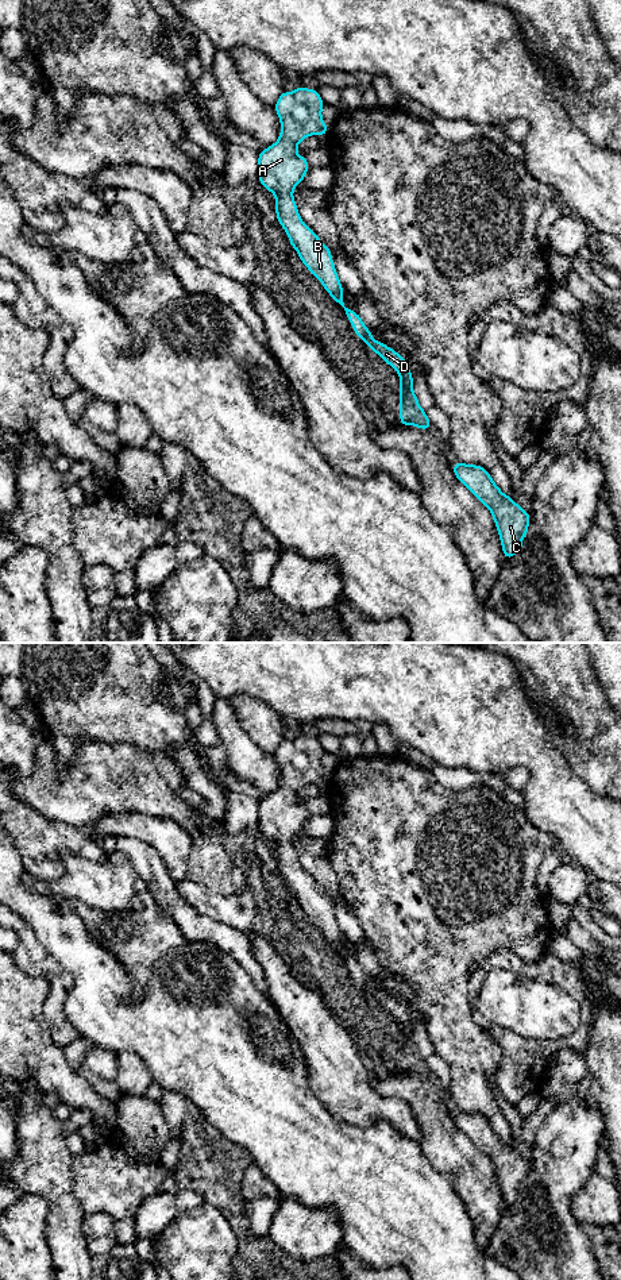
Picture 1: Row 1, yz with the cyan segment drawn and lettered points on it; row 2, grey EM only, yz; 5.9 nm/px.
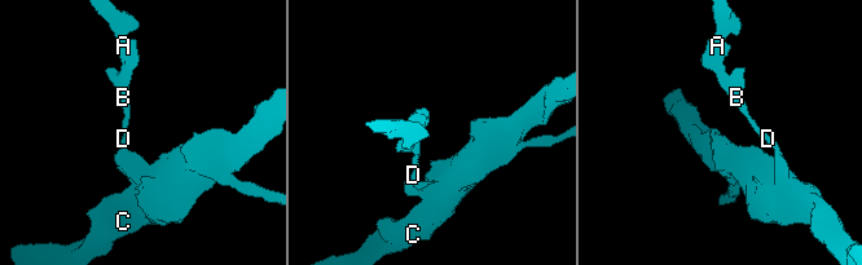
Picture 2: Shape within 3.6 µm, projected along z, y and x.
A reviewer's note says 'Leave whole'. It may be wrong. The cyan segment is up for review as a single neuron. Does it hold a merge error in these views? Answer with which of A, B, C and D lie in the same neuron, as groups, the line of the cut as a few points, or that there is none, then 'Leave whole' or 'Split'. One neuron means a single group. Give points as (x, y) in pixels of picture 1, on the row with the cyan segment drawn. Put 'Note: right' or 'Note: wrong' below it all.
Groups: A B D / C. Split along yz (400, 376), (411, 385). Split
Note: wrong

